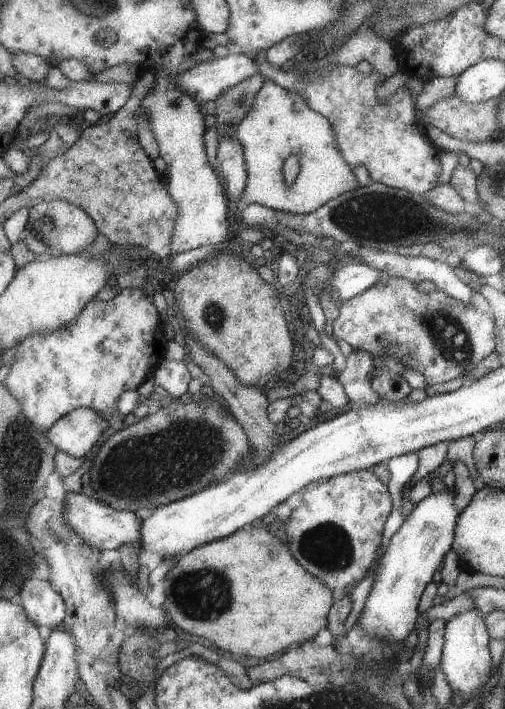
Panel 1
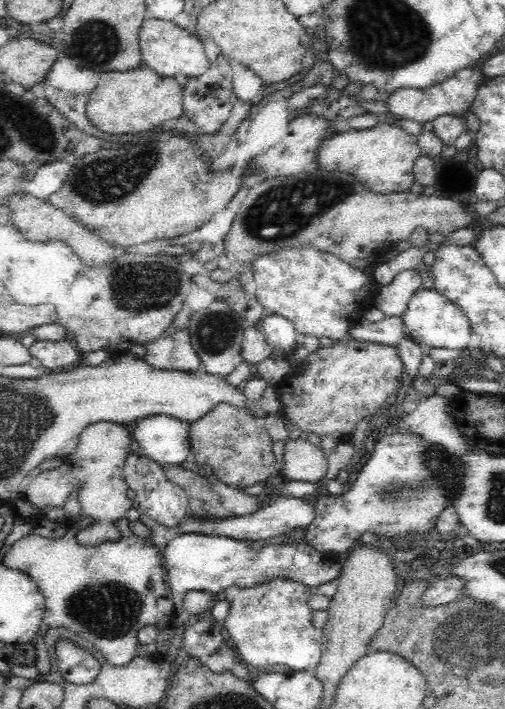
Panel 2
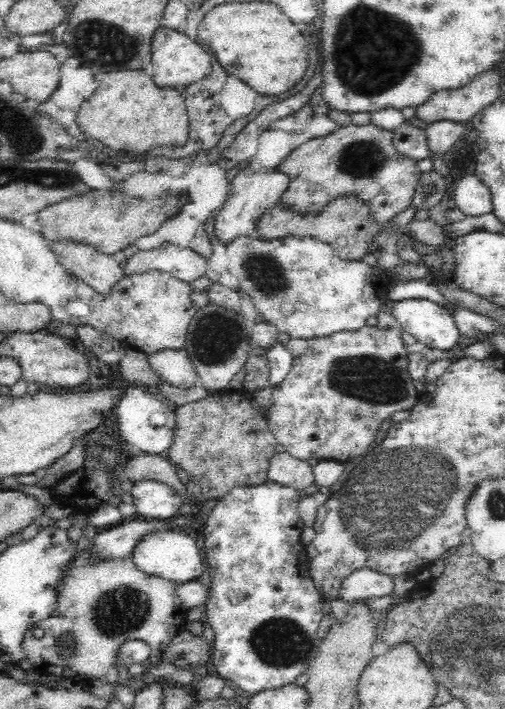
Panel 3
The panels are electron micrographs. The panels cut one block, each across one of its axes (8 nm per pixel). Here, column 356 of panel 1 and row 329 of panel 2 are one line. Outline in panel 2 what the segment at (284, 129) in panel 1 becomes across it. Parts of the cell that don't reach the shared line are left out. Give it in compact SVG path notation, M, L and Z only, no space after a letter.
M188 329L178 330L172 336L158 337L147 343L145 361L156 370L194 372L202 364L193 346L190 345Z

